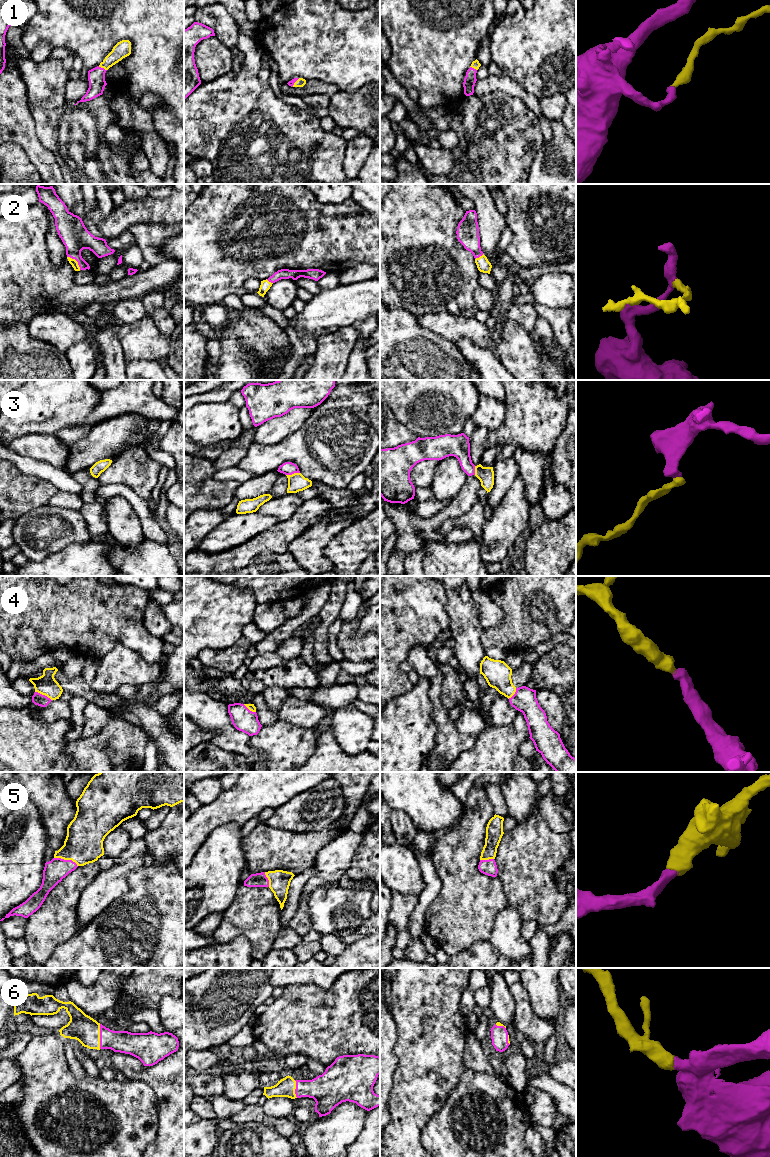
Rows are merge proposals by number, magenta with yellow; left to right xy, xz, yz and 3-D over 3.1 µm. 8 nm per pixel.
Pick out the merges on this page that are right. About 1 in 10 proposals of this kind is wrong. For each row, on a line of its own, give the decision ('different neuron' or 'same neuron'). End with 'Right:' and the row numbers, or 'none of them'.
1: same neuron
2: same neuron
3: same neuron
4: same neuron
5: same neuron
6: same neuron
Right: 1, 2, 3, 4, 5, 6

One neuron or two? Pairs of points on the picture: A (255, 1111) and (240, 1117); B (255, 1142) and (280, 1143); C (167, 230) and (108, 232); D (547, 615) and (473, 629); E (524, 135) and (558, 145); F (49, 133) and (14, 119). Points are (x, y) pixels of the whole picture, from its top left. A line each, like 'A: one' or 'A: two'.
A: one
B: one
C: two
D: two
E: two
F: two

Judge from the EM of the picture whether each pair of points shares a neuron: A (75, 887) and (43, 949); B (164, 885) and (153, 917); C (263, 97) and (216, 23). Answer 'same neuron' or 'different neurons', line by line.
A: same neuron
B: same neuron
C: different neurons

